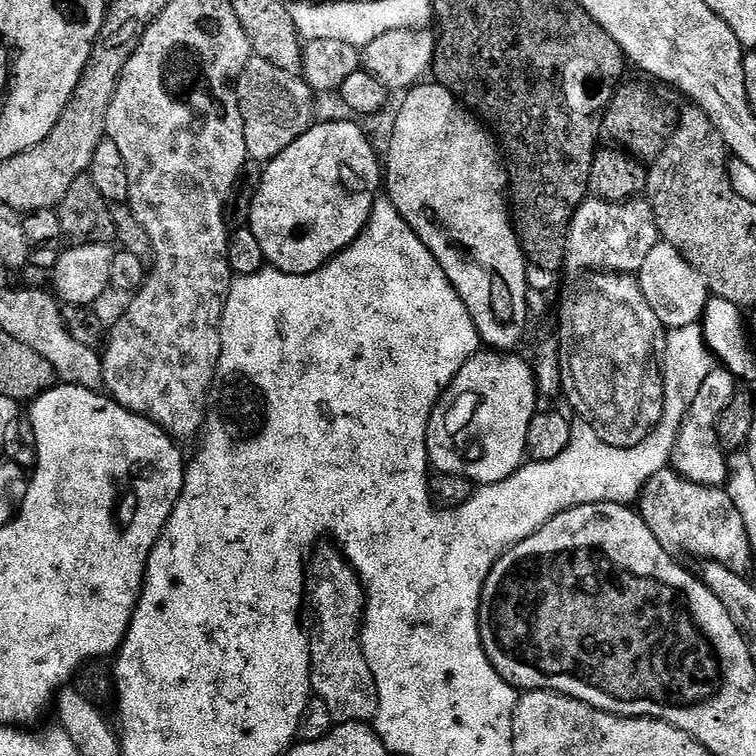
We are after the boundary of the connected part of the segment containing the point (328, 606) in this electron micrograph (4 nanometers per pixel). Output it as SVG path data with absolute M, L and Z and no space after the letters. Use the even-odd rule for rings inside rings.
M335 547L323 548L313 551L306 564L306 596L316 615L316 629L310 632L312 691L324 699L333 721L341 724L372 722L376 719L380 699L374 674L360 645L364 588L355 569Z

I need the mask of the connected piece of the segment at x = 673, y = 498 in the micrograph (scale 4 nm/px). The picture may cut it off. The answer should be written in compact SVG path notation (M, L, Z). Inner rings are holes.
M665 470L646 482L638 497L638 511L646 526L650 526L650 534L666 549L681 548L692 556L705 556L705 561L716 561L736 570L744 570L750 560L742 516L723 487L706 488Z

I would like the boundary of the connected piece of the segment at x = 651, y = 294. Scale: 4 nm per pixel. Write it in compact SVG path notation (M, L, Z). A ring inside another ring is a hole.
M657 242L654 250L646 254L638 273L638 283L650 309L653 310L665 329L688 327L703 317L705 308L710 304L707 284L700 275L684 261L684 256L672 244Z

